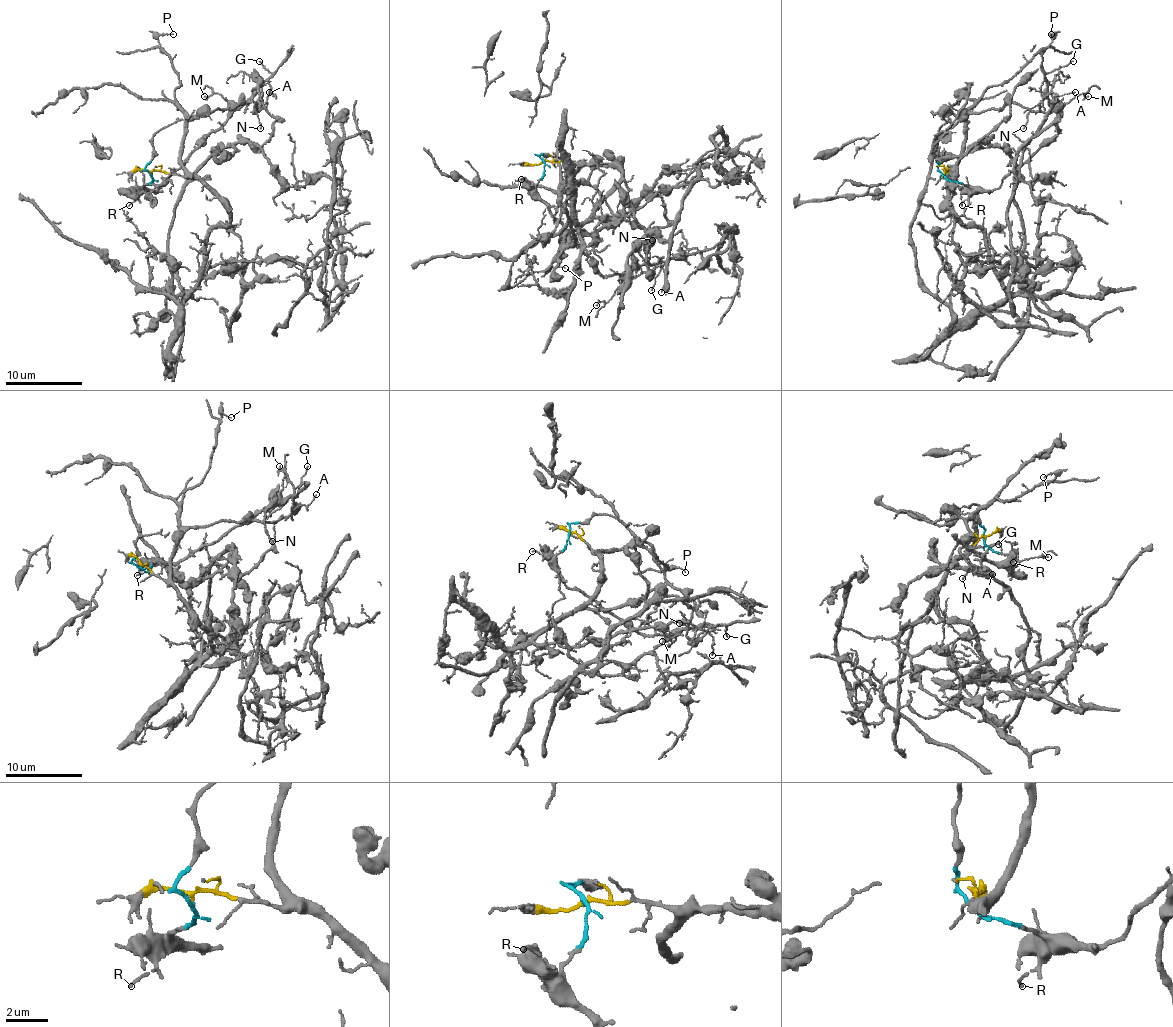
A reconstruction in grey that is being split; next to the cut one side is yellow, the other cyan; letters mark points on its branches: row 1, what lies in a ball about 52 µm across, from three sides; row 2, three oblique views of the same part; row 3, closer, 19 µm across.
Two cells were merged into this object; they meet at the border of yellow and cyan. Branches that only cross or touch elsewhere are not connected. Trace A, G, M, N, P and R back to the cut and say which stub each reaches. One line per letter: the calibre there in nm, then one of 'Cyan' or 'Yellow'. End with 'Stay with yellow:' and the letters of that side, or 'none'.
A: Thickness 100 nm. Cyan
G: Thickness 100 nm. Cyan
M: Thickness 150 nm. Cyan
N: Thickness 110 nm. Yellow
P: Thickness 110 nm. Yellow
R: Thickness 110 nm. Cyan
Stay with yellow: N, P

